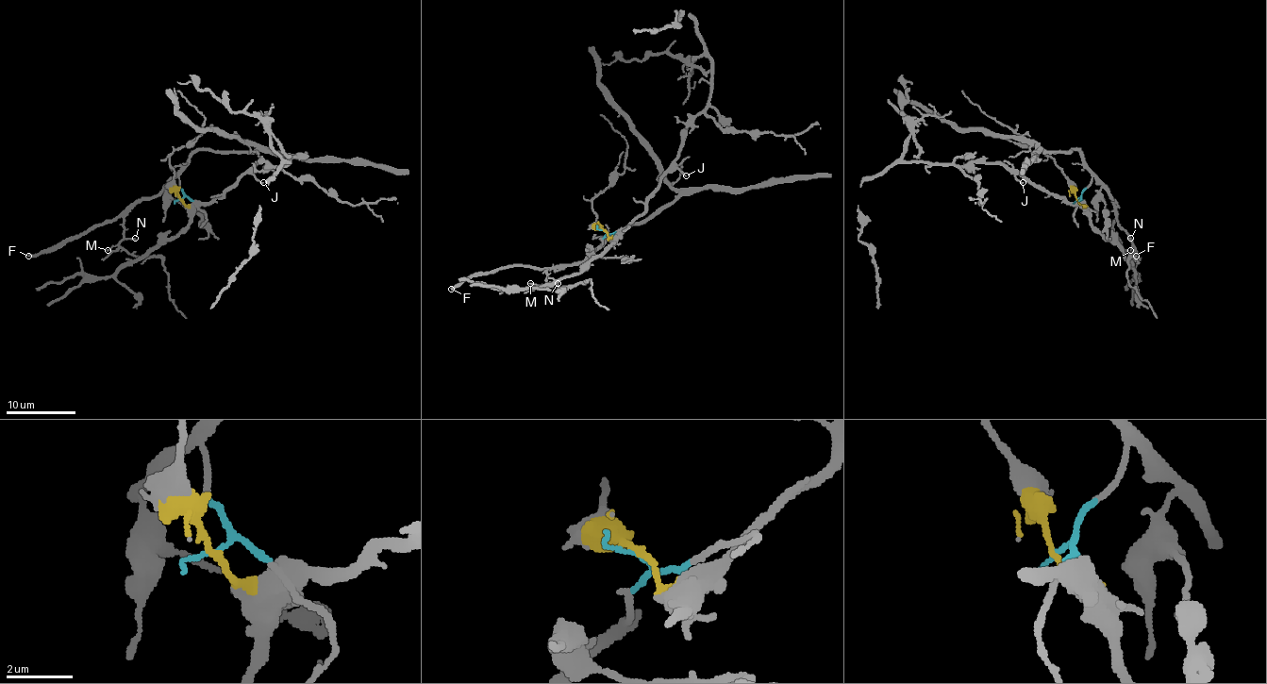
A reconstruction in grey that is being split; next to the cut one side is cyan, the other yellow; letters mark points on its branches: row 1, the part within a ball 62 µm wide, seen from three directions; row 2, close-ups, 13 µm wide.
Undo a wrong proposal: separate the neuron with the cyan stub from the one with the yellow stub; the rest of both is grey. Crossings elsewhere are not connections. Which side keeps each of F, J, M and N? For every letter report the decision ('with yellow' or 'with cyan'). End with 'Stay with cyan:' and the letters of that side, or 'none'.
F: with cyan
J: with yellow
M: with cyan
N: with cyan
Stay with cyan: F, M, N

